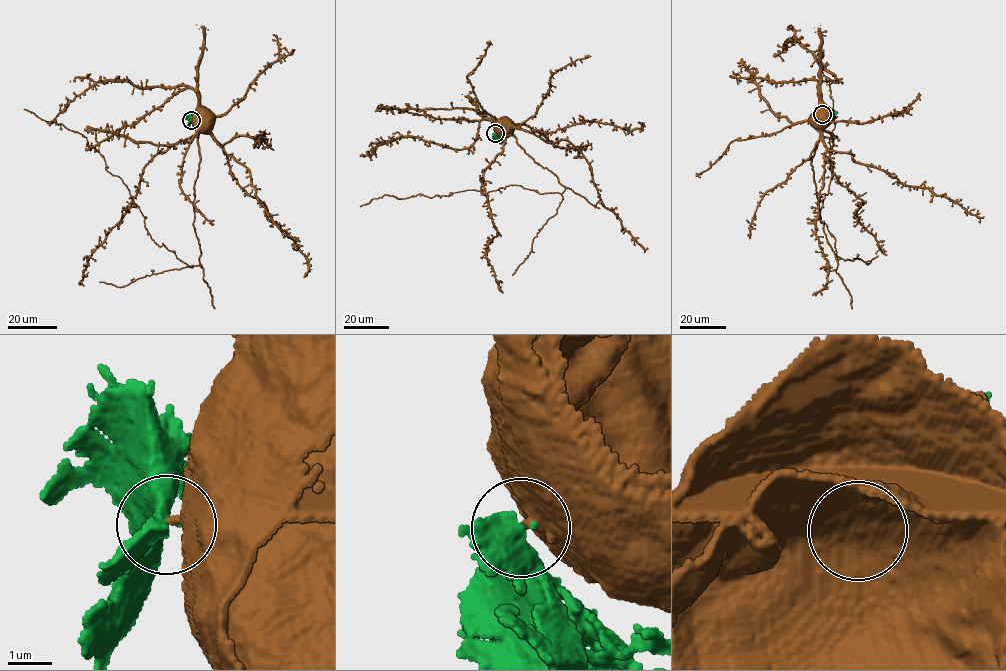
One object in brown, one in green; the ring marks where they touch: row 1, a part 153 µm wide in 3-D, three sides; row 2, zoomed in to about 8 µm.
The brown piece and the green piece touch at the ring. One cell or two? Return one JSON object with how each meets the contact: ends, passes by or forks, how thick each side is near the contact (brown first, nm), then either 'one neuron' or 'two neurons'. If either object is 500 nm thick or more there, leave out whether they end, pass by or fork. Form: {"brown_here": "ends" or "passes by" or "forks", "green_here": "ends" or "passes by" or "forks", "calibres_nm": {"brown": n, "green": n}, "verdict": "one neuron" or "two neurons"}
{"calibres_nm": {"brown": 600, "green": 400}, "verdict": "two neurons"}

